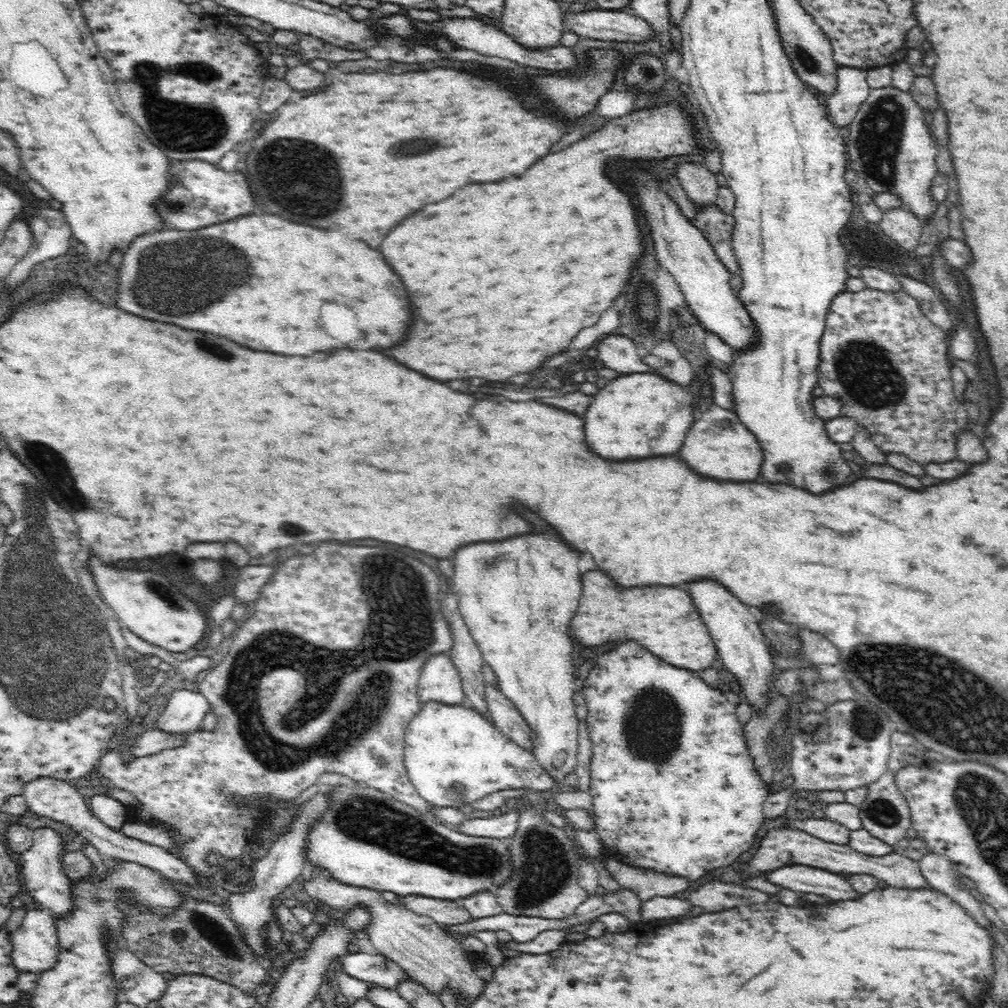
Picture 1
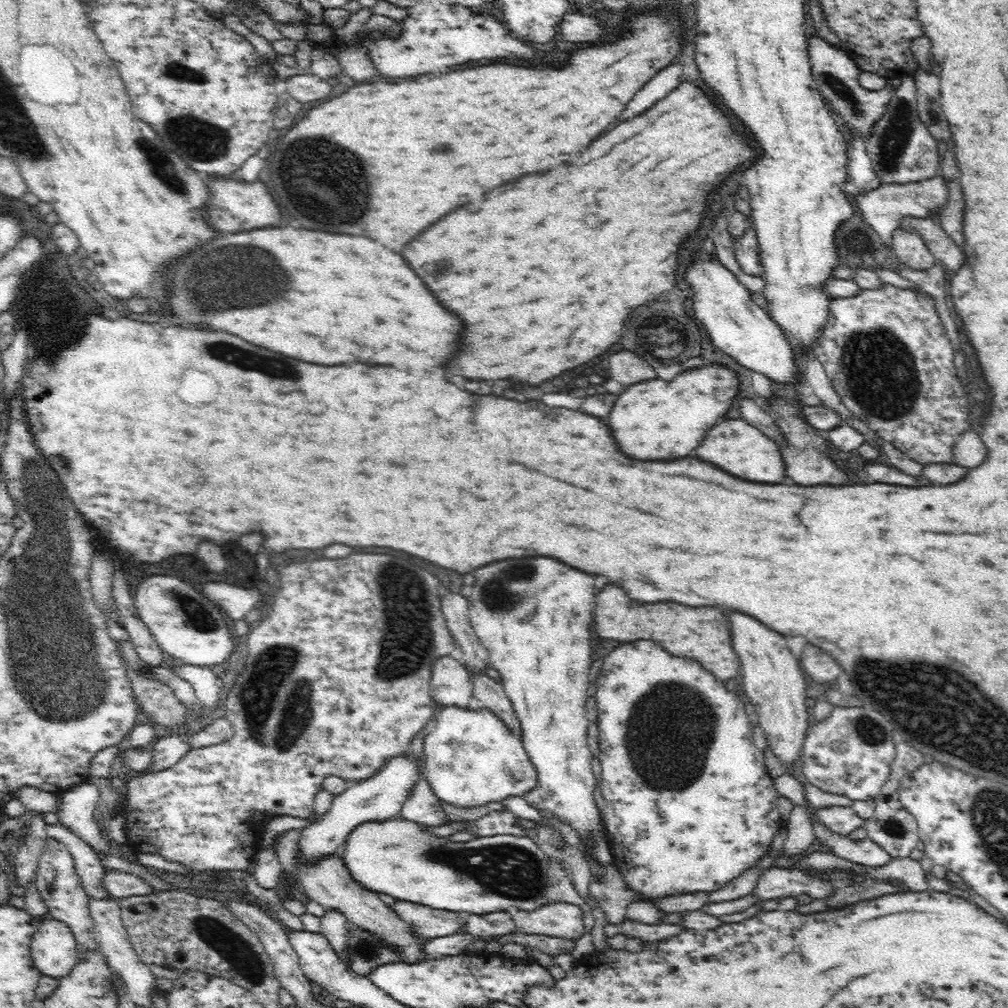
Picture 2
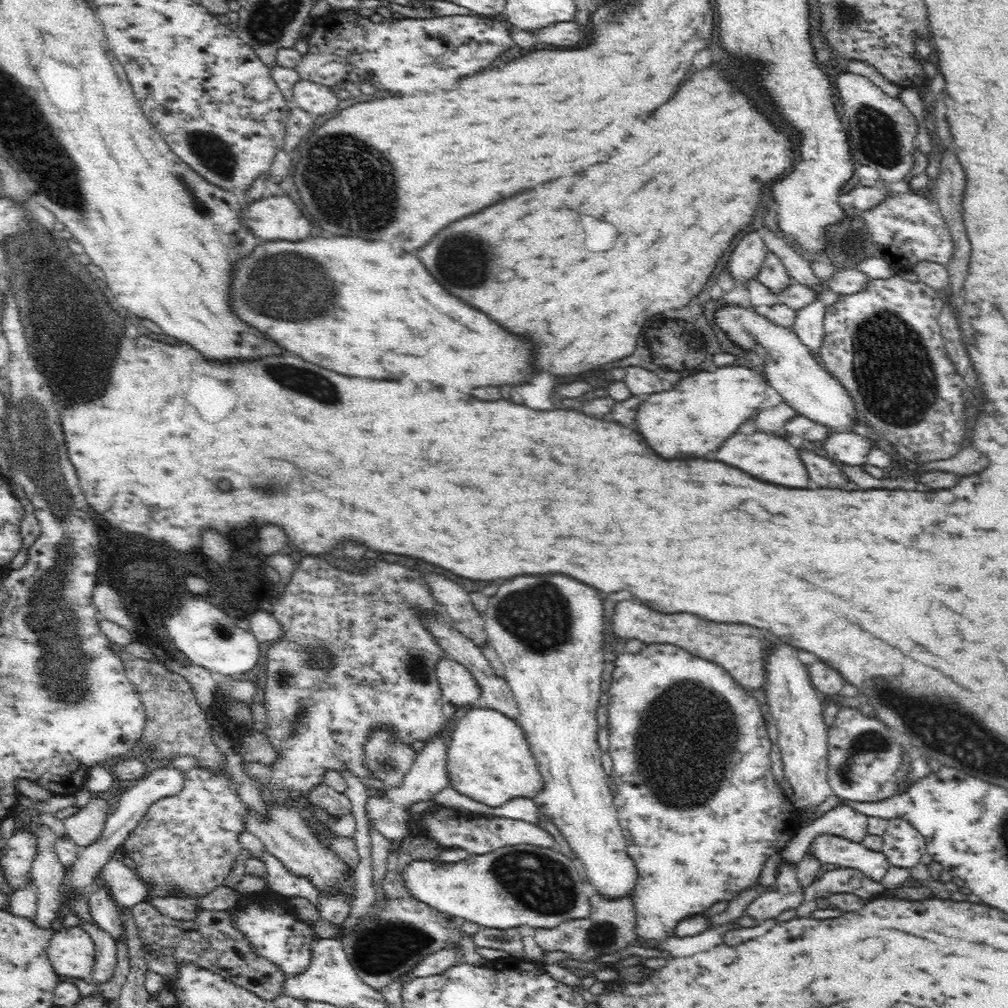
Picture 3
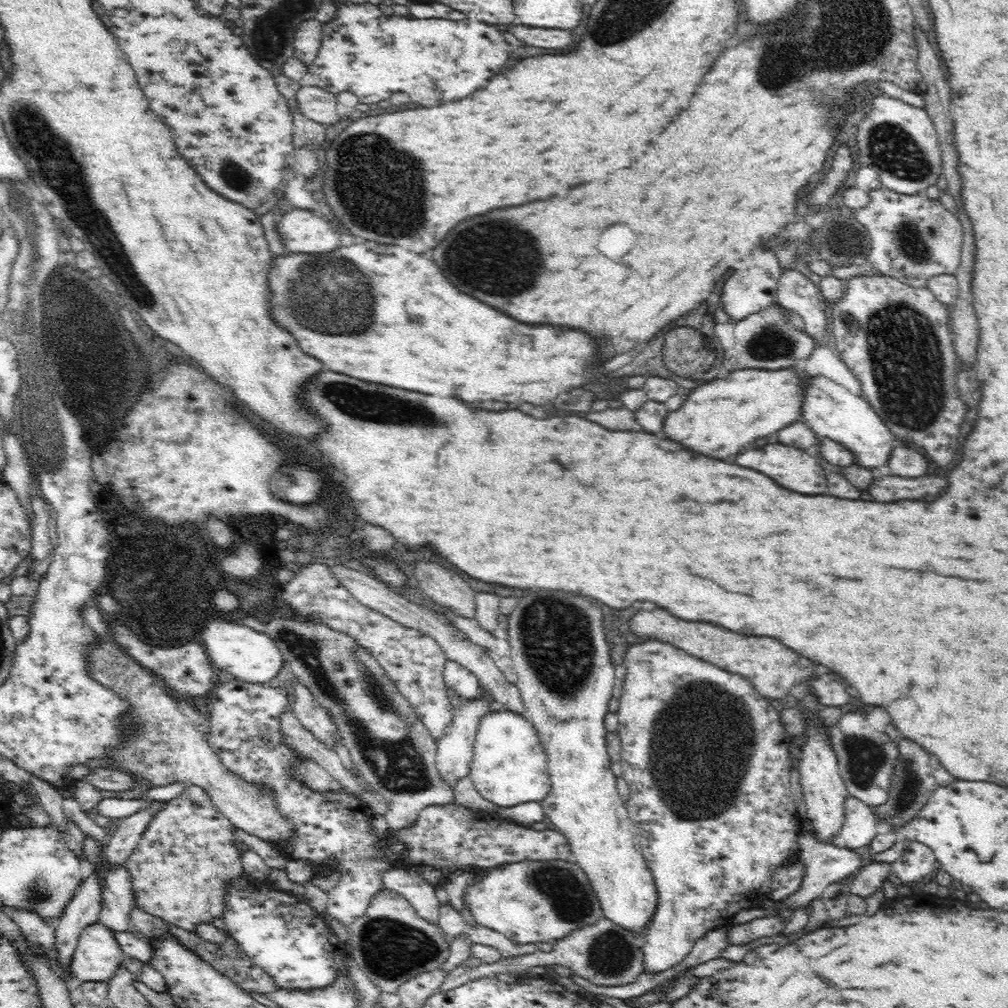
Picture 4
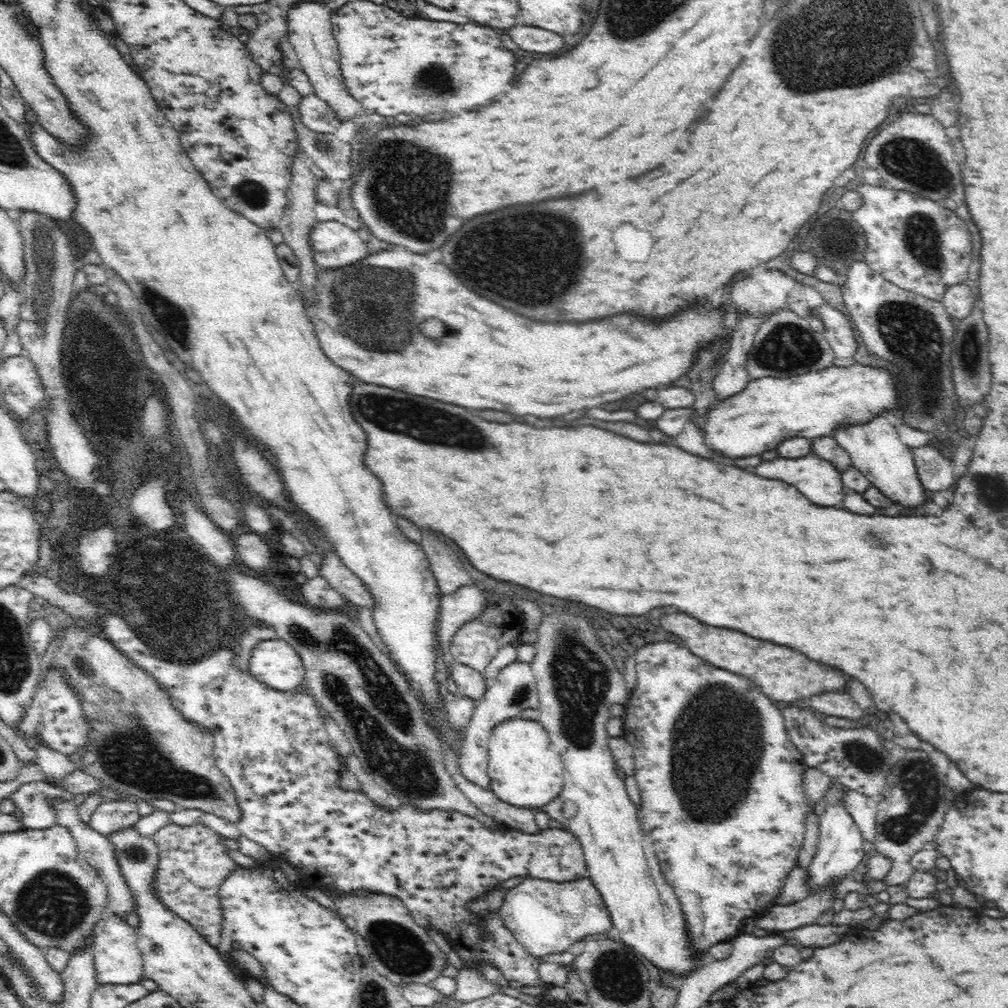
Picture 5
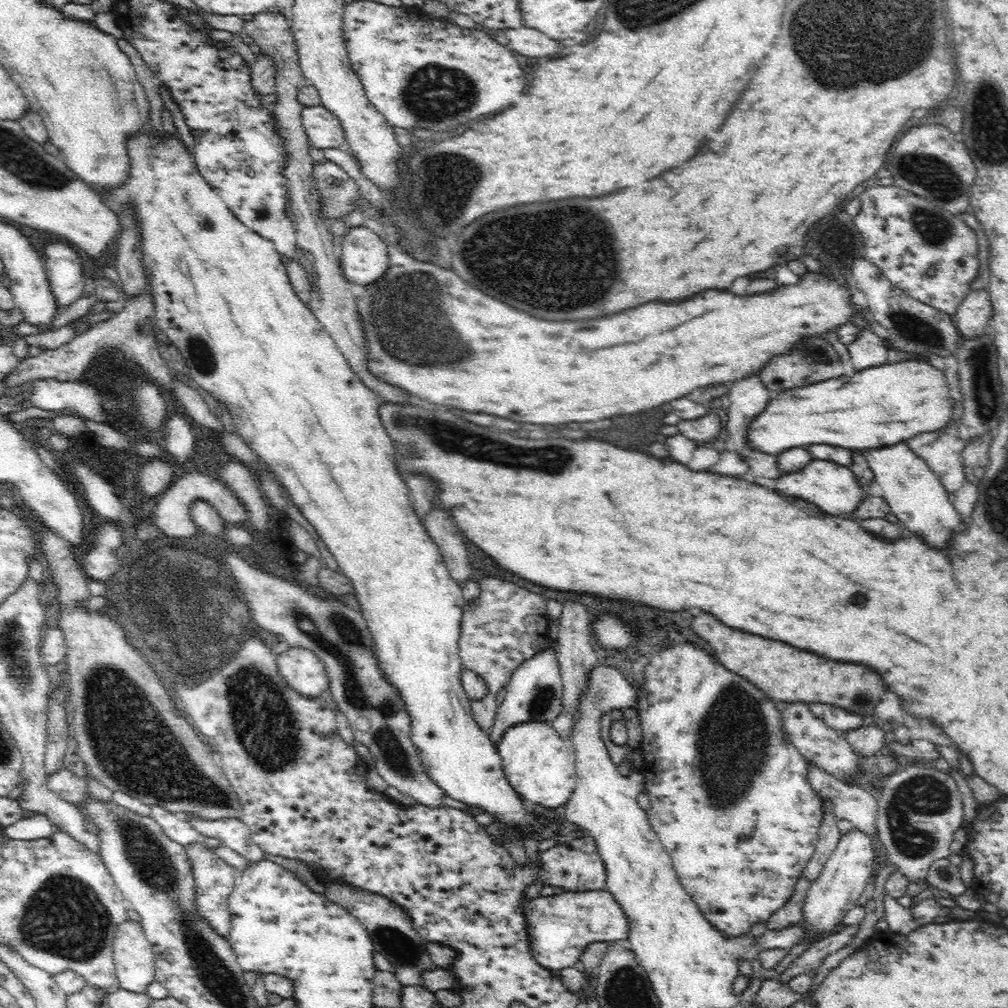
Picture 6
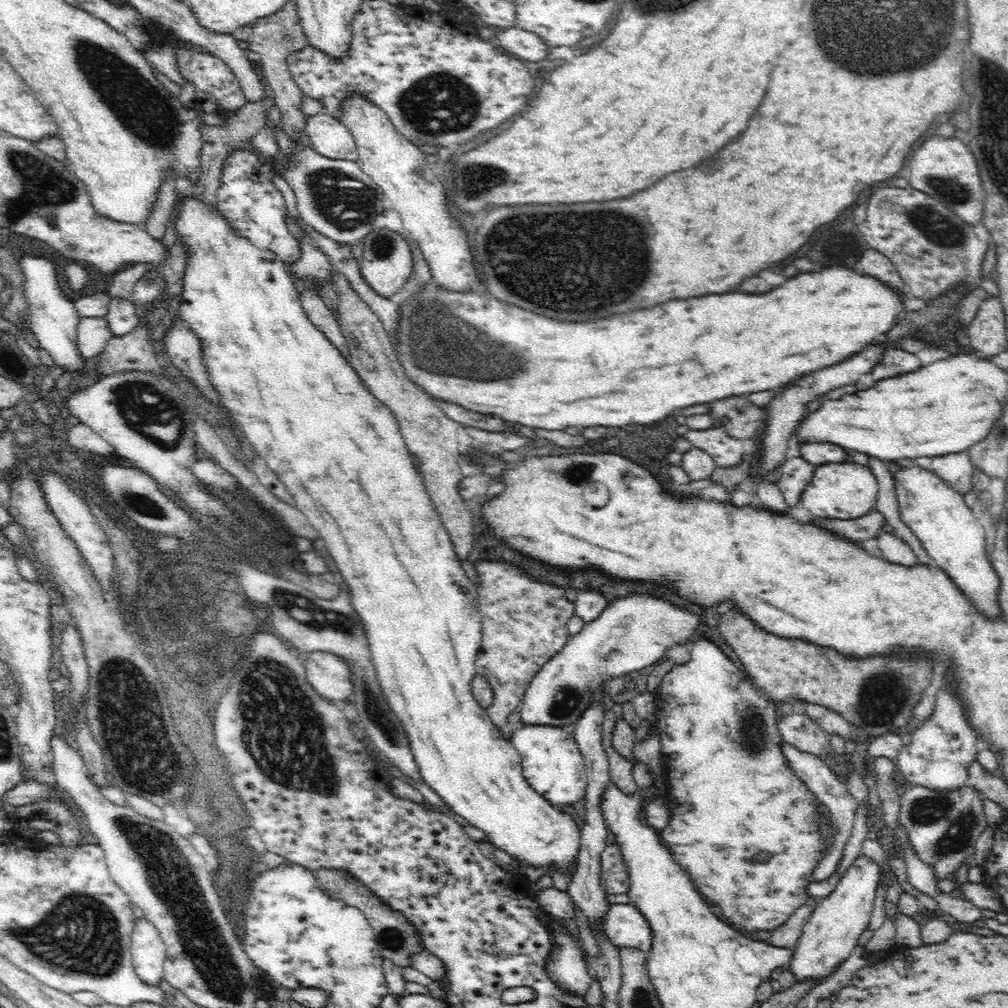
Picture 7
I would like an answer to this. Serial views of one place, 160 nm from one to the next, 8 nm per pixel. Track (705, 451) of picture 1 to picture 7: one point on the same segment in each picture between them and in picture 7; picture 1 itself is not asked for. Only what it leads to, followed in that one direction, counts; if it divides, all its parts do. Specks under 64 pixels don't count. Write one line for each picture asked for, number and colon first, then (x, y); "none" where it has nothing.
2: (738, 447)
3: (766, 457)
4: (792, 468)
5: (816, 478)
6: (833, 488)
7: (847, 490)

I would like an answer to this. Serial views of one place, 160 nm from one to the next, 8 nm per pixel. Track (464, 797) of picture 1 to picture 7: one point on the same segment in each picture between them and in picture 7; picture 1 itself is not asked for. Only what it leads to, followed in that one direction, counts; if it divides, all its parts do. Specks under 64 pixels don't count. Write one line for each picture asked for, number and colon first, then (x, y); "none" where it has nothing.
2: (472, 758)
3: (490, 761)
4: (509, 767)
5: (525, 769)
6: (537, 761)
7: (552, 763)

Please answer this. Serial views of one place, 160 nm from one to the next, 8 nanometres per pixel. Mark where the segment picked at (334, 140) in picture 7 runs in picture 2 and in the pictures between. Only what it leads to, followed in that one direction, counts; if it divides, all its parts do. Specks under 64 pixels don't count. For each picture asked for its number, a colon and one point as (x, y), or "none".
2: (305, 88)
3: (316, 99)
4: (319, 105)
5: (315, 113)
6: (324, 131)

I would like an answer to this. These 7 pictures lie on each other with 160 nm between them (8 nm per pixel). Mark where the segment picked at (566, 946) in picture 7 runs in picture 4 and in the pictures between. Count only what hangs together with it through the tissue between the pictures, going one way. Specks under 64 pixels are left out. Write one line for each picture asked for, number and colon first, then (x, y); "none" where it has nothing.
4: (530, 902)
5: (546, 917)
6: (559, 927)

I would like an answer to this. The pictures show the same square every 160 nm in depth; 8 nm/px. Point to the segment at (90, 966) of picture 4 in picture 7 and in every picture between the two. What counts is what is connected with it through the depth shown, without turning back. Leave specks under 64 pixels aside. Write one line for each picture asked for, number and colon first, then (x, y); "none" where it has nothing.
5: (118, 961)
6: (133, 957)
7: (147, 951)

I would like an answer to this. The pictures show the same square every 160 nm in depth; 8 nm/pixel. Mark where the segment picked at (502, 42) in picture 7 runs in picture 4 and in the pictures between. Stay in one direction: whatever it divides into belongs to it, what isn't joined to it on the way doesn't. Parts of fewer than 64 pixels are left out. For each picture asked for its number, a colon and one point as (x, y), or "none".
4: (548, 38)
5: (530, 38)
6: (524, 40)

